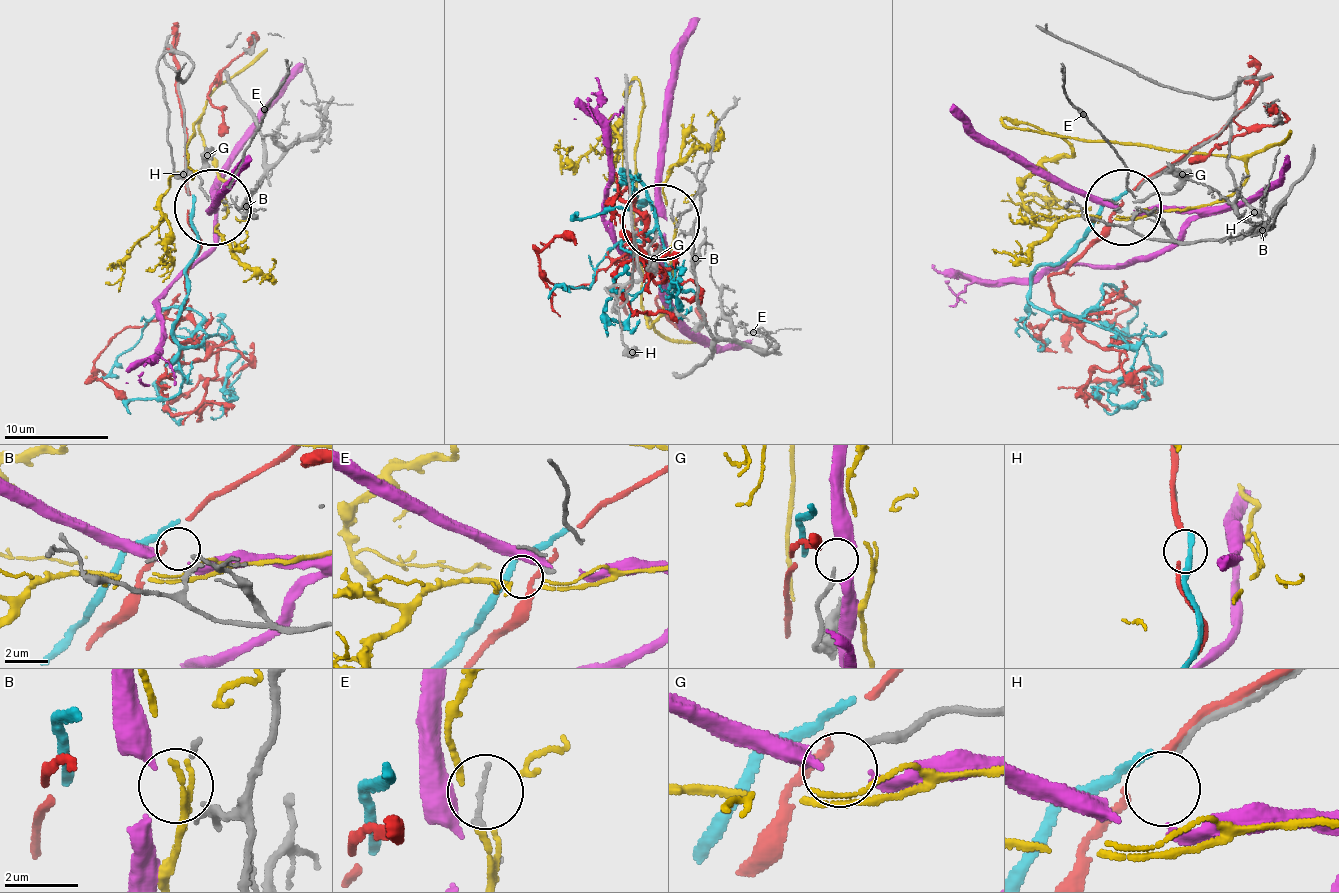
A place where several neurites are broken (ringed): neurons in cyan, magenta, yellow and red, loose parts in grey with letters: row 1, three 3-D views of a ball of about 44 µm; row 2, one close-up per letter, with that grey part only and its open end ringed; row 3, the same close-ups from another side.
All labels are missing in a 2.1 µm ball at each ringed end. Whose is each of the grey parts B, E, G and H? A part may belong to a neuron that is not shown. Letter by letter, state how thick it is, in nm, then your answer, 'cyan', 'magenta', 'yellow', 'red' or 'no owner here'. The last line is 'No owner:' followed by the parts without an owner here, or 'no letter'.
B: 170 nm thick; no owner here
E: 180 nm thick; no owner here
G: 180 nm thick; no owner here
H: 170 nm thick; no owner here
No owner: B, E, G, H

